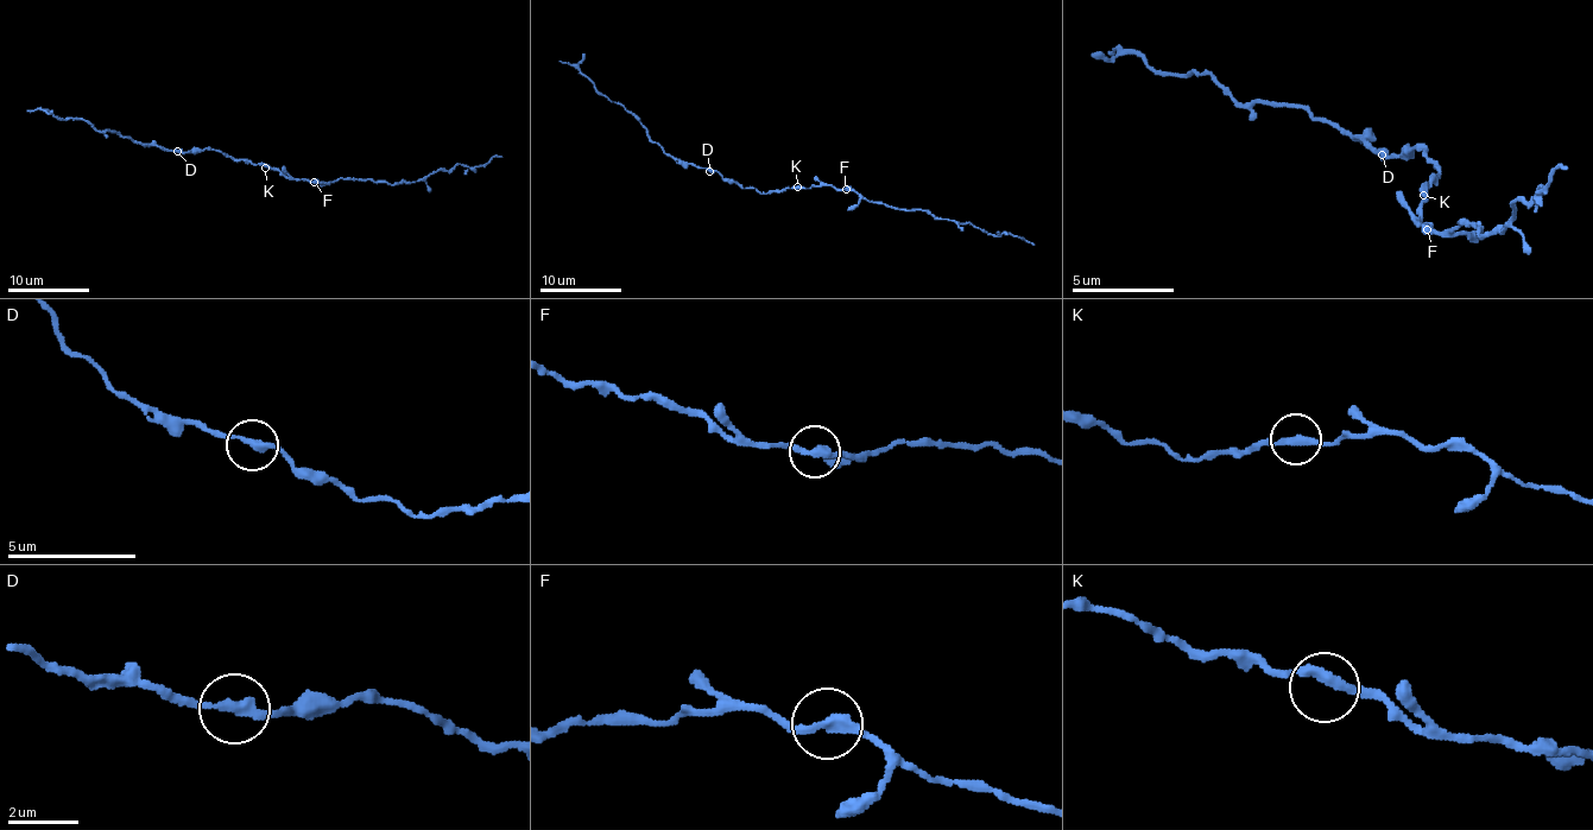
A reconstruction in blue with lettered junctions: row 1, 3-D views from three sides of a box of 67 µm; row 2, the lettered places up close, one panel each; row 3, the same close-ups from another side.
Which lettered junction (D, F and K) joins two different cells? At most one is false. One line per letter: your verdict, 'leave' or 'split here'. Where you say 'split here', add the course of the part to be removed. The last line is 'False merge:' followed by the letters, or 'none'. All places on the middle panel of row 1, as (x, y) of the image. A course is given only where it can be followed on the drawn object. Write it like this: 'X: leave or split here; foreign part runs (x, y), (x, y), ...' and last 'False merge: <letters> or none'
D: leave
F: split here; foreign part runs (846, 189), (871, 201), (930, 211), (936, 217), (971, 223), (991, 234), (1011, 234), (1034, 244)
K: leave
False merge: F

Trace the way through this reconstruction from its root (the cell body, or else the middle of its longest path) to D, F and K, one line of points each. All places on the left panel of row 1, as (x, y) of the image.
D: (251, 162), (236, 162), (214, 150), (177, 151)
F: (251, 162), (277, 168), (290, 178), (314, 182)
K: (251, 162), (265, 168)

